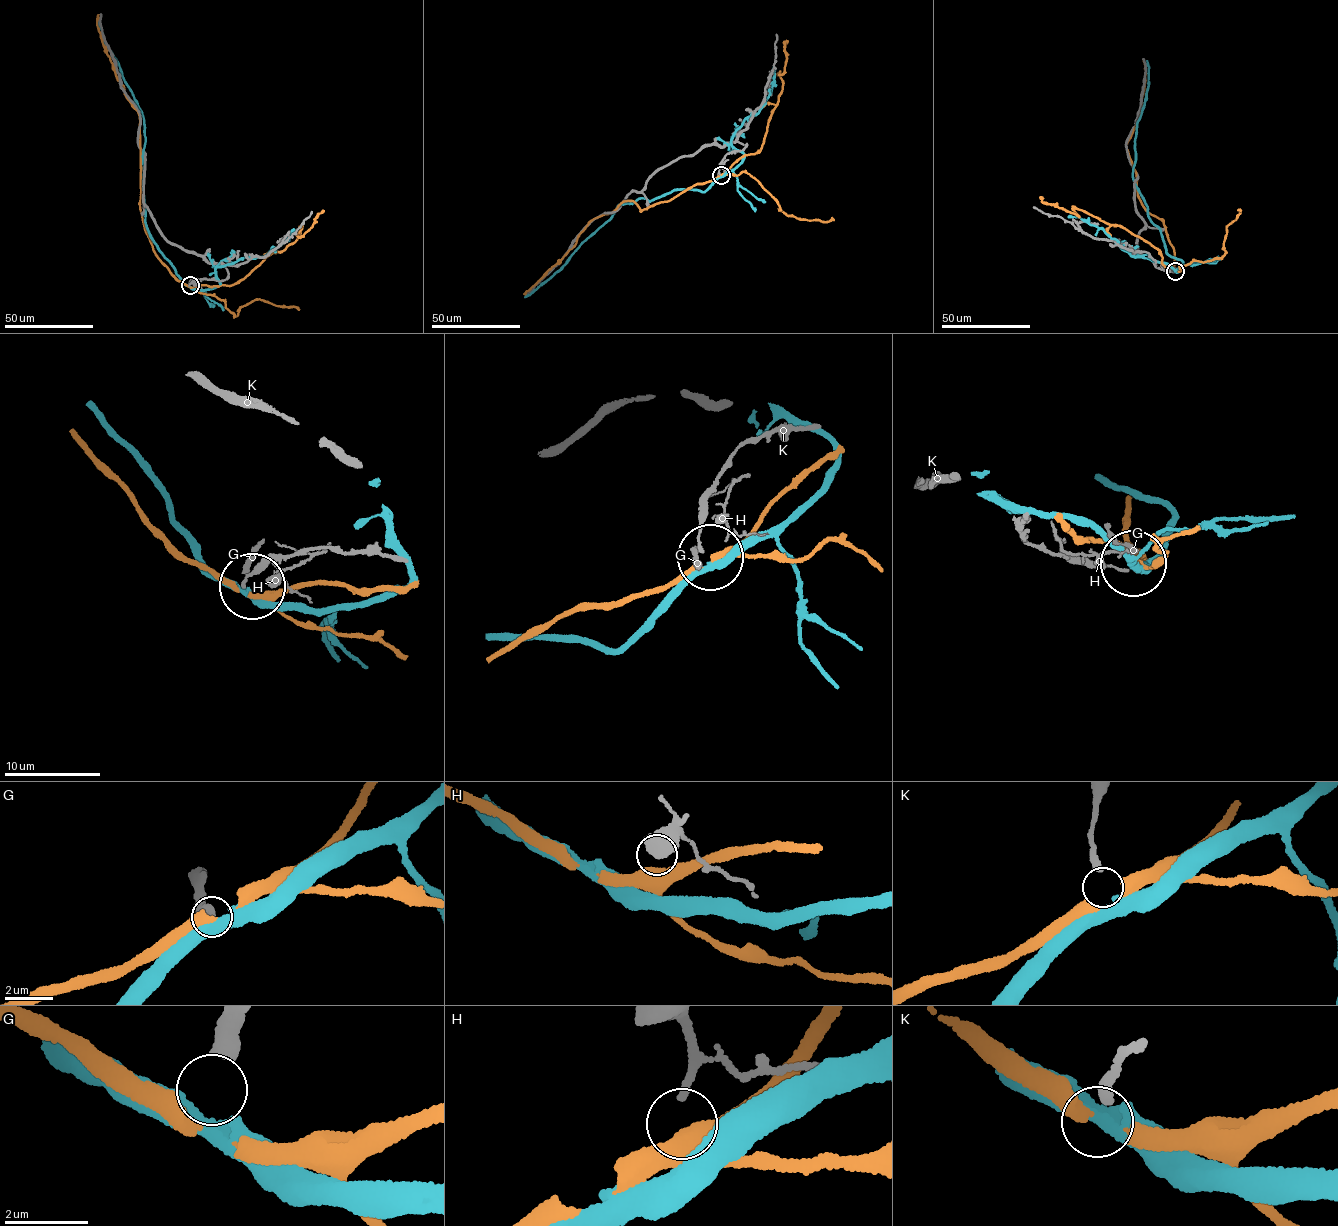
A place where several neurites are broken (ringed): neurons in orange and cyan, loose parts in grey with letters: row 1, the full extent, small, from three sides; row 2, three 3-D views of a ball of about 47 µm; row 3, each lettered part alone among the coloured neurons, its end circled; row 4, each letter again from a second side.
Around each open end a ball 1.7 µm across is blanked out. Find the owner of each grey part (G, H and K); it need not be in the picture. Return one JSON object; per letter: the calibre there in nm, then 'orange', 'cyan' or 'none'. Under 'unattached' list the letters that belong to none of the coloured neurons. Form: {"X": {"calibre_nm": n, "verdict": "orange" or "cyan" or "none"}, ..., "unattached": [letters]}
{"G": {"calibre_nm": 480, "verdict": "cyan"}, "H": {"calibre_nm": 160, "verdict": "none"}, "K": {"calibre_nm": 240, "verdict": "none"}, "unattached": ["H", "K"]}

